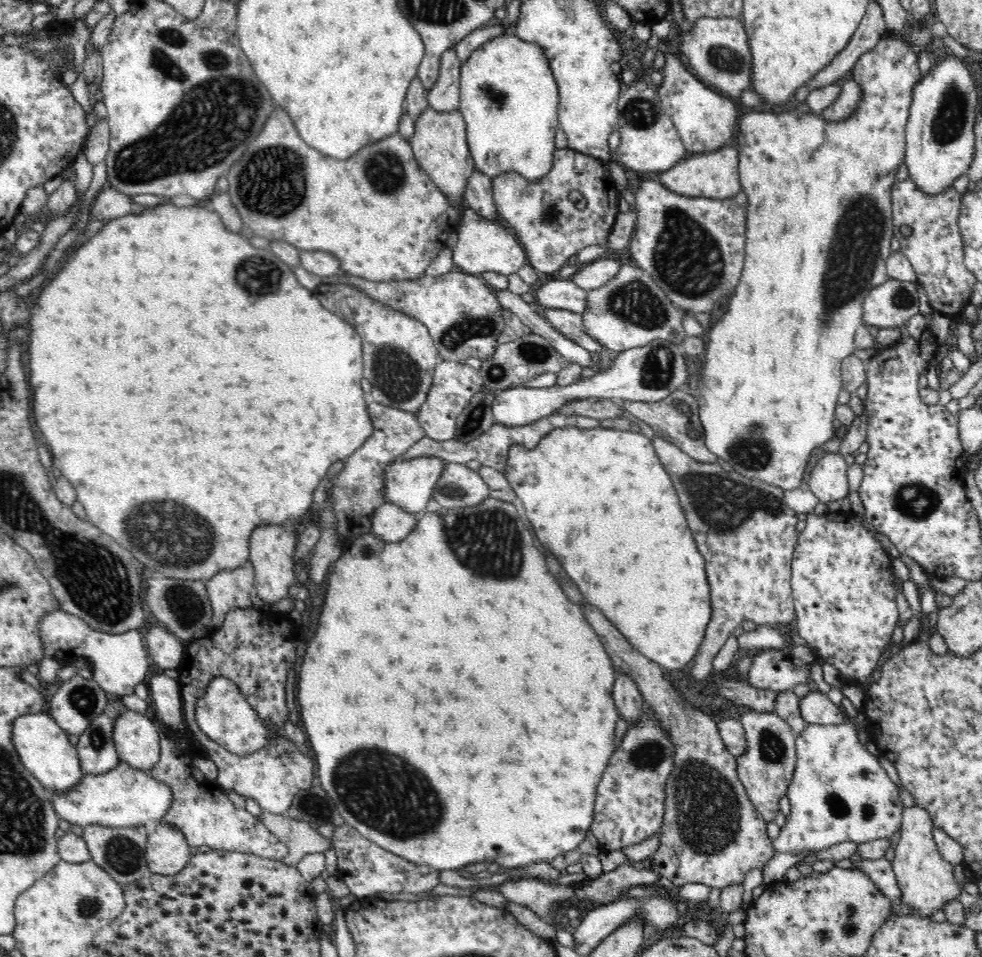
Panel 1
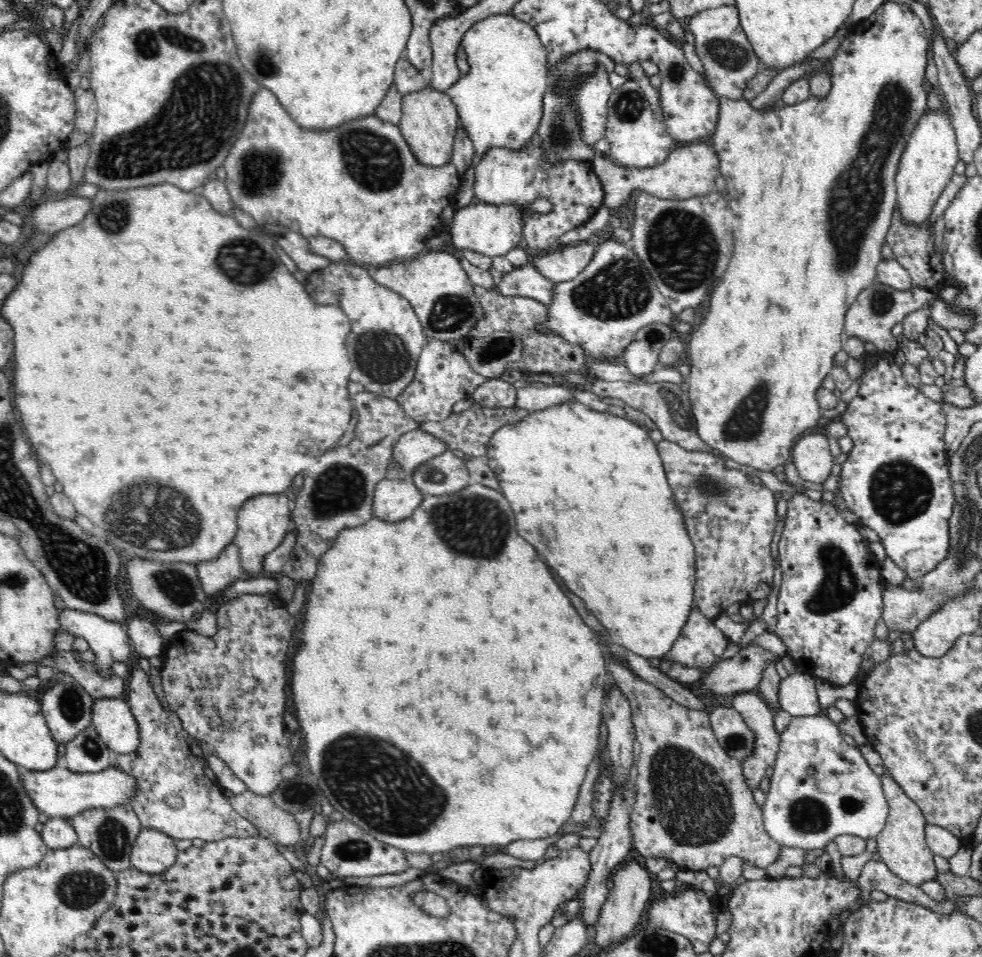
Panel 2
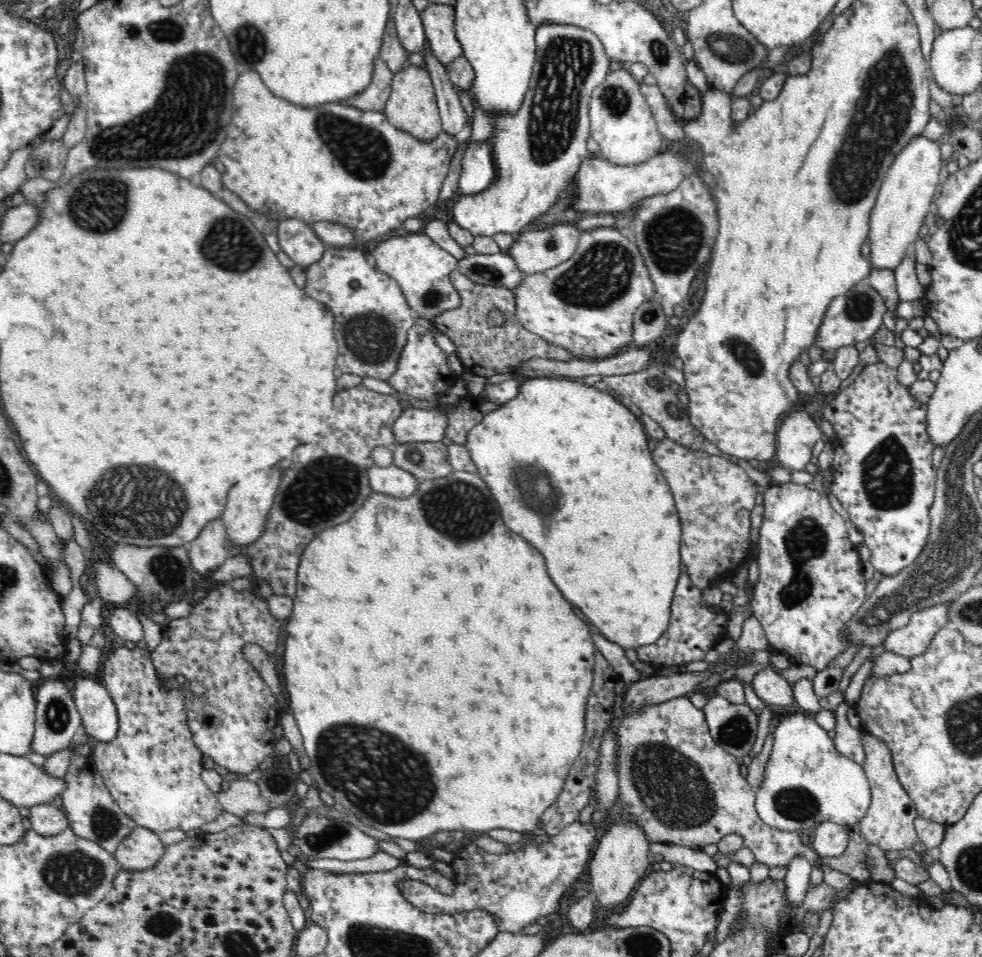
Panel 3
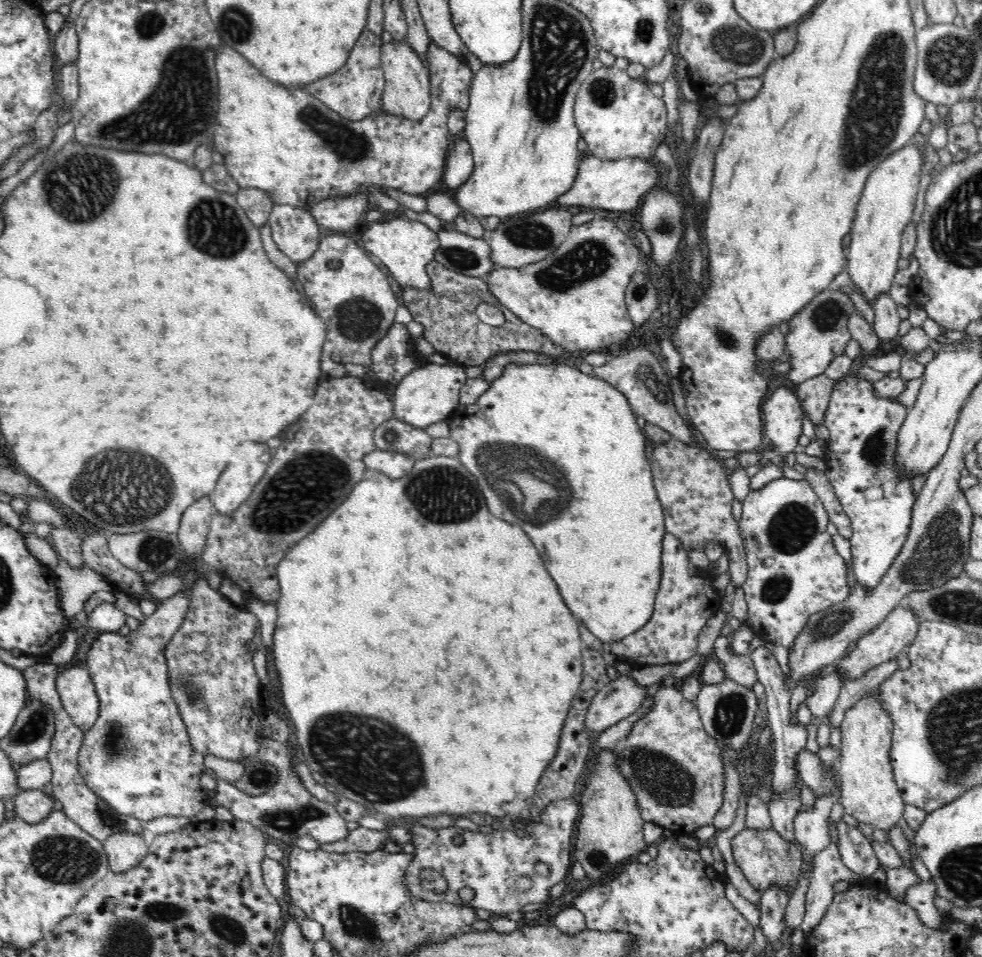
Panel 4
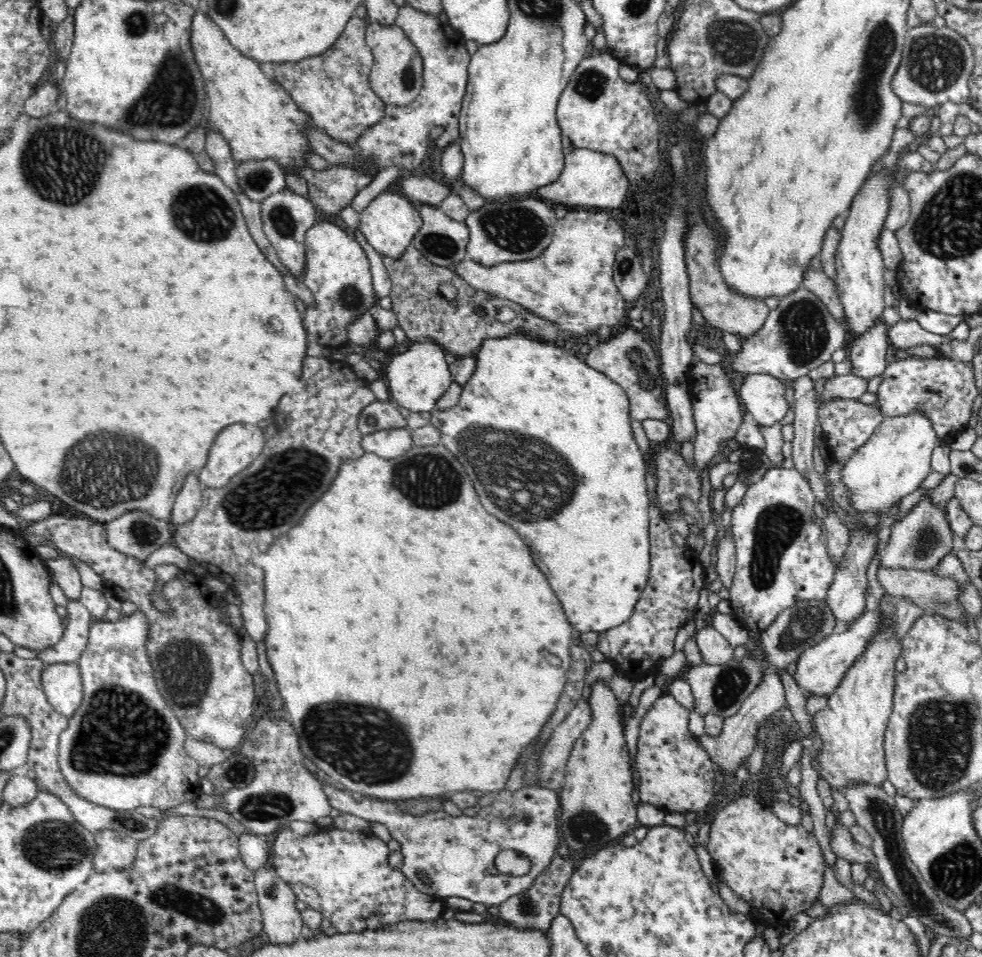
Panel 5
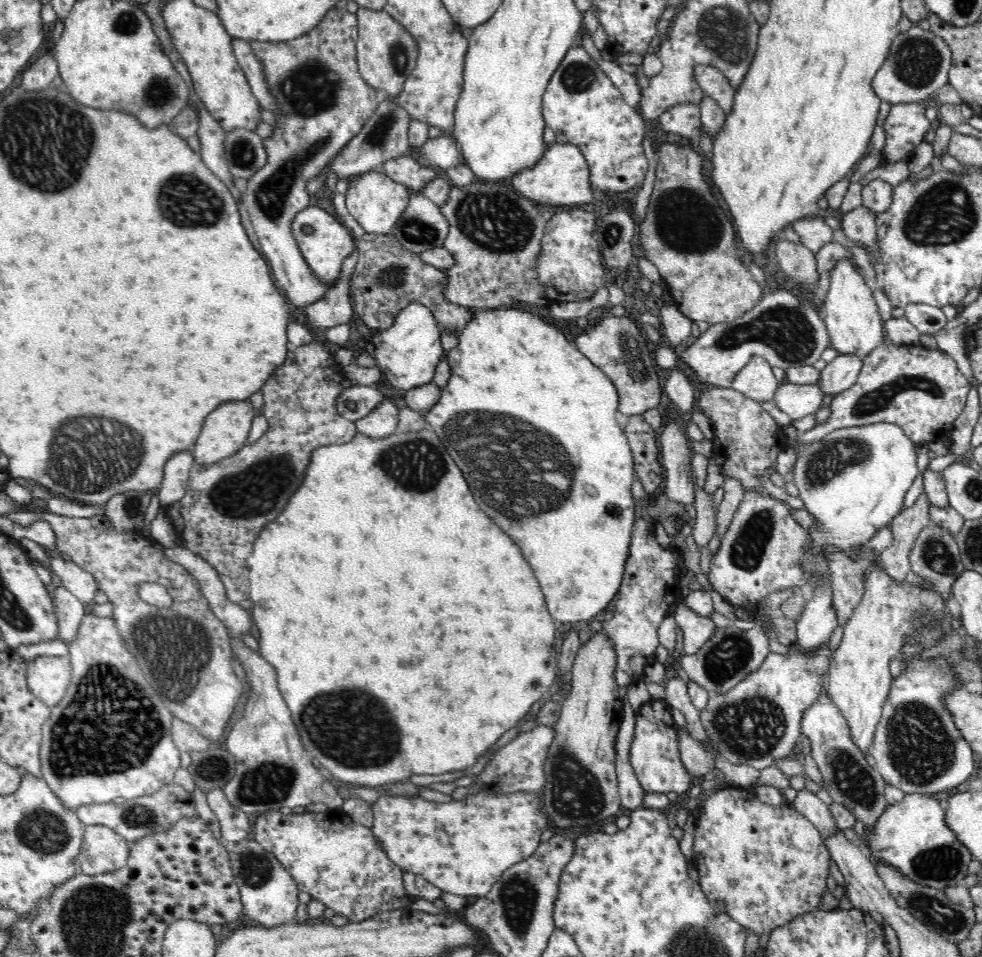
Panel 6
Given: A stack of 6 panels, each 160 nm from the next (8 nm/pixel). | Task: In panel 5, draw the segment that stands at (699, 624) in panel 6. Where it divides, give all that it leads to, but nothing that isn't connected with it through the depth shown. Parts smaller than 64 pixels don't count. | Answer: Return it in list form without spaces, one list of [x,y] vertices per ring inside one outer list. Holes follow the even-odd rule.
[[[710,624],[699,630],[695,640],[705,664],[725,666],[734,658],[734,647]]]

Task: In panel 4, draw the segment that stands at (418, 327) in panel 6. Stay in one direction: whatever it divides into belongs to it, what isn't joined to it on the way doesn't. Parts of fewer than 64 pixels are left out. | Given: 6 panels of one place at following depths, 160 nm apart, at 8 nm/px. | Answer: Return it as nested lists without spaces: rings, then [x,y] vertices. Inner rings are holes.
[[[449,360],[447,364],[422,363],[420,368],[406,374],[394,392],[393,416],[398,421],[410,424],[416,429],[426,429],[437,422],[447,422],[460,410],[460,390],[466,384],[463,366]]]

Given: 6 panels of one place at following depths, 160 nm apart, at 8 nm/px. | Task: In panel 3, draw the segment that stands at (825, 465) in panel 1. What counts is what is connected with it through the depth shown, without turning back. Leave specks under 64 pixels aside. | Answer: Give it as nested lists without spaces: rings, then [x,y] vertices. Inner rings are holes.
[[[799,409],[783,415],[783,420],[776,432],[775,460],[784,465],[784,467],[792,469],[792,471],[805,471],[806,466],[812,462],[812,448],[814,448],[814,444],[820,439],[825,439],[810,414]]]

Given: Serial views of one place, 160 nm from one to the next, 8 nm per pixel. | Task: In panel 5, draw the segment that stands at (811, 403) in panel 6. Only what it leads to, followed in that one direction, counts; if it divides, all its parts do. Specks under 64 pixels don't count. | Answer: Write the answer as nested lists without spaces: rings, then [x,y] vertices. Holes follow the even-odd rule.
[[[852,373],[835,375],[820,390],[820,395],[817,392],[819,404],[828,400],[836,400],[836,398],[856,399],[868,392],[868,379],[852,375]]]

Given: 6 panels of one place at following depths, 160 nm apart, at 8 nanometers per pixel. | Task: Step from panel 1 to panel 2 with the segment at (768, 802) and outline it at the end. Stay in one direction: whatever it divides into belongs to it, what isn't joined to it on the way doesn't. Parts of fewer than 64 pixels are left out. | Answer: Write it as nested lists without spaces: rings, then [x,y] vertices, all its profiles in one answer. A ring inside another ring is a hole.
[[[736,692],[732,696],[732,706],[742,715],[746,724],[752,729],[755,736],[754,750],[749,757],[741,759],[743,773],[746,784],[752,791],[754,788],[760,788],[760,782],[764,776],[770,776],[774,762],[776,762],[776,754],[780,750],[780,733],[774,727],[774,714],[770,711],[770,707],[756,692]]]

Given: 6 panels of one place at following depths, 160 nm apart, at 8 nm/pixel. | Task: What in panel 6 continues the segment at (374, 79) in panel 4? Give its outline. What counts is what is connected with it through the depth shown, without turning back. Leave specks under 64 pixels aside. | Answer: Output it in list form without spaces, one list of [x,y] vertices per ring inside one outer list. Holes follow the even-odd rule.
[[[337,6],[326,12],[326,16],[316,24],[316,28],[312,28],[308,34],[298,36],[294,40],[248,42],[260,60],[260,66],[264,69],[264,77],[274,92],[272,95],[280,104],[276,102],[278,112],[274,114],[279,124],[275,124],[277,127],[273,128],[273,135],[269,139],[262,140],[268,153],[268,160],[248,182],[242,183],[242,188],[245,190],[243,201],[250,215],[250,222],[258,236],[261,250],[270,263],[275,283],[292,306],[293,314],[296,310],[305,322],[305,314],[302,310],[338,284],[338,280],[324,284],[312,272],[290,228],[292,220],[300,210],[308,206],[310,198],[306,189],[308,180],[326,170],[332,159],[362,130],[364,122],[372,116],[372,112],[378,108],[379,104],[376,89],[363,79],[358,70],[356,40],[358,40],[358,19],[354,13]]]

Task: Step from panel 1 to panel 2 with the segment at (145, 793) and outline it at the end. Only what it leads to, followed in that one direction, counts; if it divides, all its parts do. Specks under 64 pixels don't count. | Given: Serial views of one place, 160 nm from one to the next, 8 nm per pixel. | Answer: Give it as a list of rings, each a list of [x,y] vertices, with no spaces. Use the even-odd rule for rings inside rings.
[[[18,766],[20,779],[26,795],[30,795],[32,804],[43,817],[72,819],[76,814],[90,808],[114,808],[120,804],[130,805],[130,798],[136,794],[136,779],[118,767],[110,767],[100,772],[77,773],[66,768],[56,767],[50,770],[28,770]]]

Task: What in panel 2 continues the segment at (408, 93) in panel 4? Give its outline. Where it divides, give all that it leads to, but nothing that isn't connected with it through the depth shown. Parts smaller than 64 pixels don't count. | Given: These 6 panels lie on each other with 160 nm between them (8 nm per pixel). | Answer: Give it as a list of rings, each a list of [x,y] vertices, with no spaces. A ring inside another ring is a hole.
[[[431,85],[402,95],[402,118],[399,129],[407,140],[409,148],[415,157],[422,163],[438,168],[446,166],[452,160],[452,144],[456,138],[456,130],[459,128],[459,116],[456,105],[446,92],[438,92]]]

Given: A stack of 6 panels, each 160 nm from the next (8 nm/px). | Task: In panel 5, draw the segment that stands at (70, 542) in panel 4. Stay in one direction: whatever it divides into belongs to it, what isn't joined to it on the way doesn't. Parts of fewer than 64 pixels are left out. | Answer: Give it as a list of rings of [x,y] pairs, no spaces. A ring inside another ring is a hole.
[[[60,552],[60,556],[57,559],[47,560],[44,563],[65,596],[70,601],[79,599],[83,585],[80,581],[80,574],[74,567],[70,555]]]

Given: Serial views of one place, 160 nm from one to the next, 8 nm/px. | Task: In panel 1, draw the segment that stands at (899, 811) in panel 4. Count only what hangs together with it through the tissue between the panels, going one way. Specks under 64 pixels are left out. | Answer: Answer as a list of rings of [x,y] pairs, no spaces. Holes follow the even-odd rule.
[[[918,806],[906,807],[902,812],[900,839],[894,848],[892,870],[897,878],[904,903],[920,919],[929,919],[936,911],[944,911],[947,903],[958,900],[961,890],[955,880],[953,865],[942,858],[932,830],[934,823],[928,811]]]

